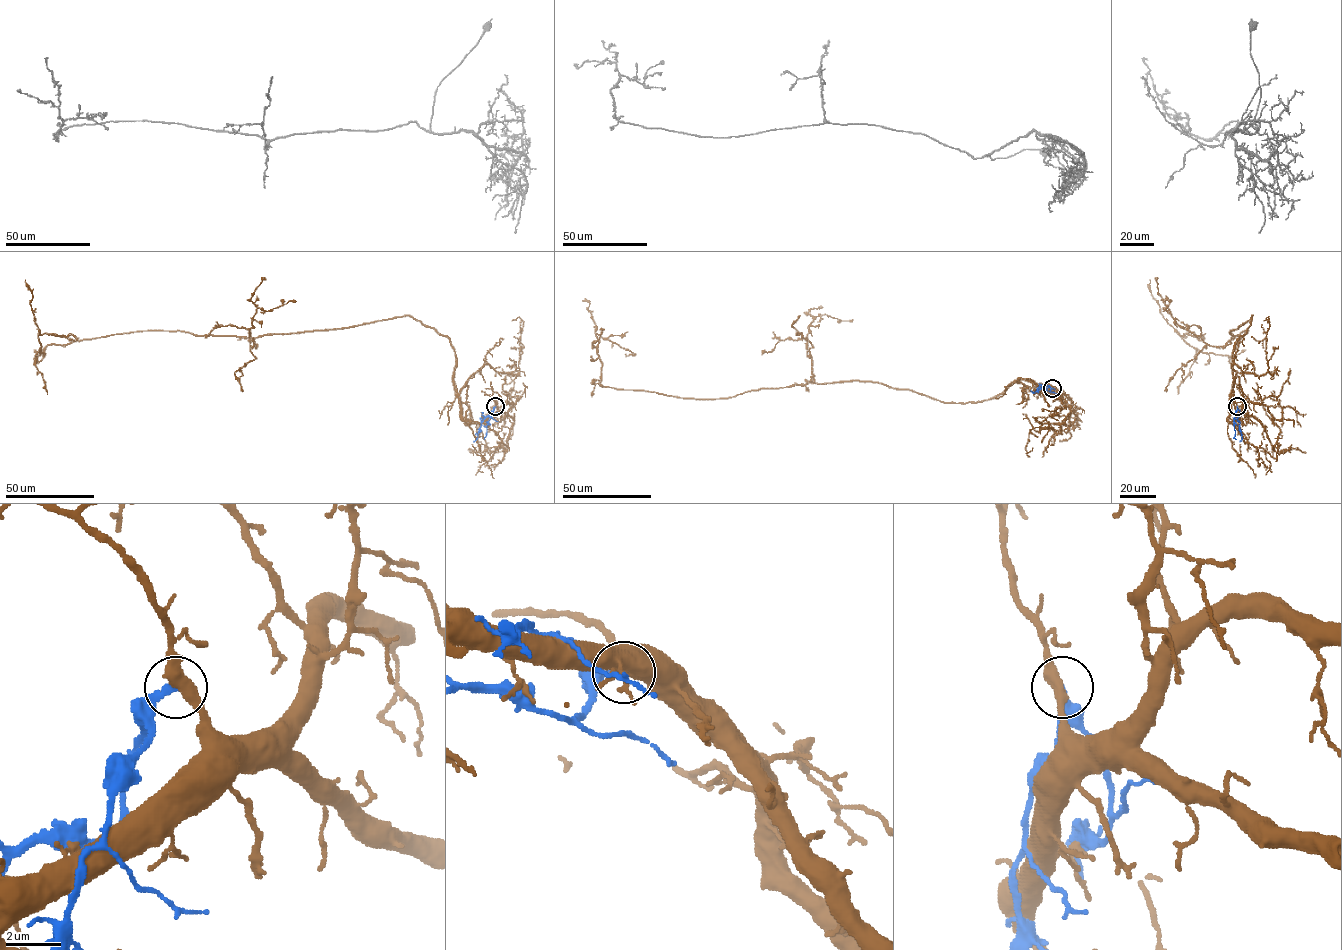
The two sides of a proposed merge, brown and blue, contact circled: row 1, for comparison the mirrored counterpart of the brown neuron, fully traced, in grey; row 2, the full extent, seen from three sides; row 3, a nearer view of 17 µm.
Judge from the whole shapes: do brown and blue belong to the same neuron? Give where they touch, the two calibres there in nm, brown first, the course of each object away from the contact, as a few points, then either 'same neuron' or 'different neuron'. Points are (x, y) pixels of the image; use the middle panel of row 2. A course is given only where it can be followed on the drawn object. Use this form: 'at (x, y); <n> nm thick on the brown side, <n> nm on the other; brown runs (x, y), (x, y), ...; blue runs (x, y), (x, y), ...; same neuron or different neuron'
at (1052, 388); 440 nm thick on the brown side, 190 nm on the other; brown runs (1052, 388), (1020, 380), (990, 399), (948, 403), (860, 381), (697, 399), (603, 387), (596, 325), (582, 300); blue runs (1052, 388), (1034, 393), (1030, 390); different neuron

